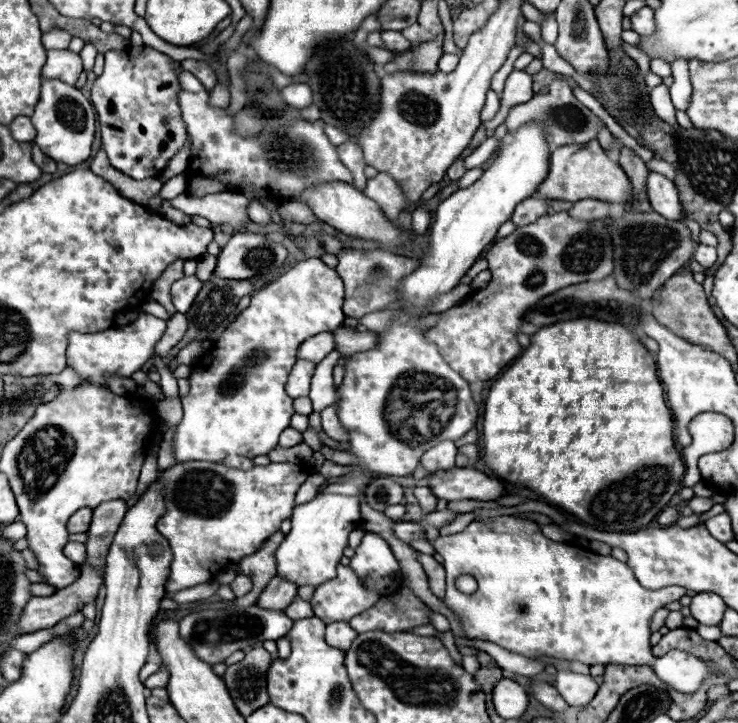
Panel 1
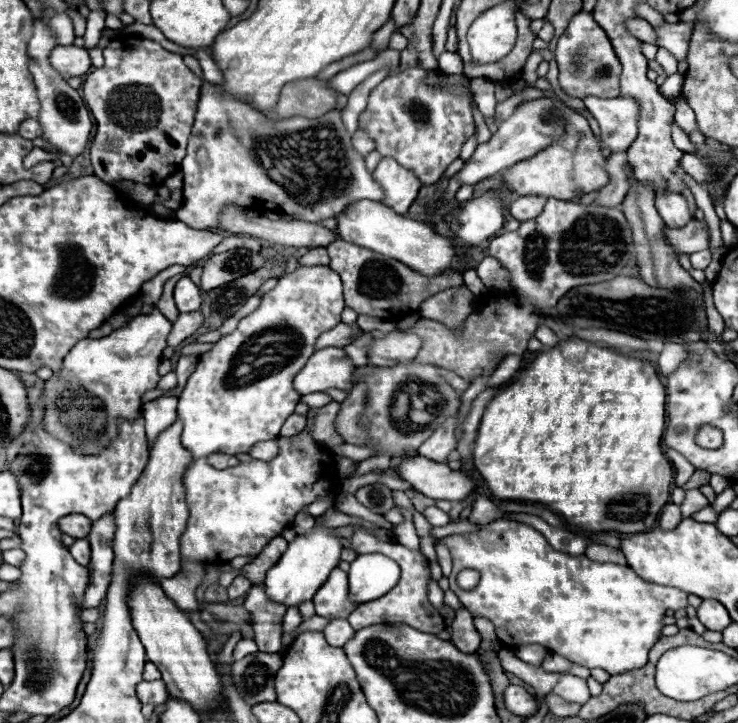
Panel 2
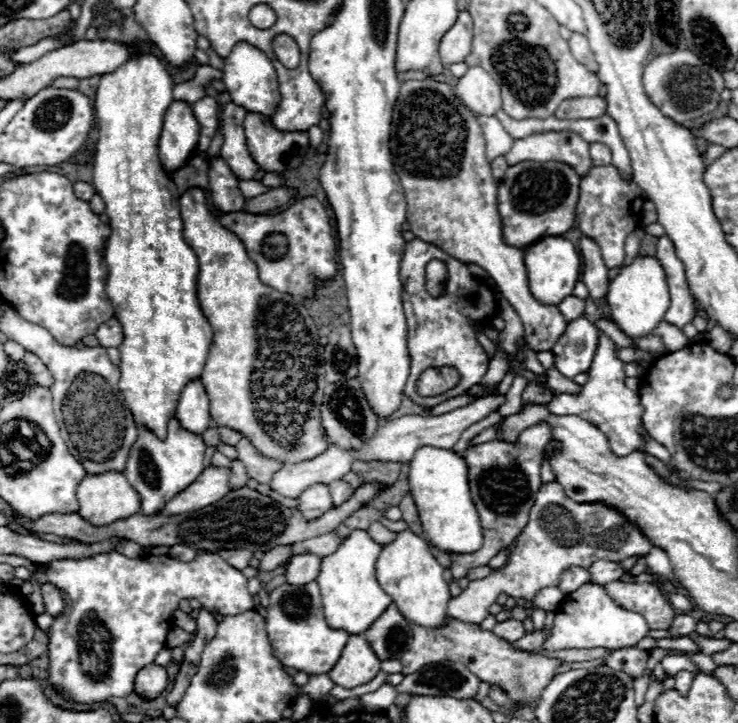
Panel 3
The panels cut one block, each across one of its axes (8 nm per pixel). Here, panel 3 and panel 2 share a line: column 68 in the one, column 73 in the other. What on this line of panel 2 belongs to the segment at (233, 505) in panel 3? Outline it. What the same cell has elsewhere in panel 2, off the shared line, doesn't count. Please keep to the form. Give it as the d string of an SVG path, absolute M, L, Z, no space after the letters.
M68 514L58 520L58 528L72 538L86 538L90 526L92 526L92 520L88 520L82 514Z

